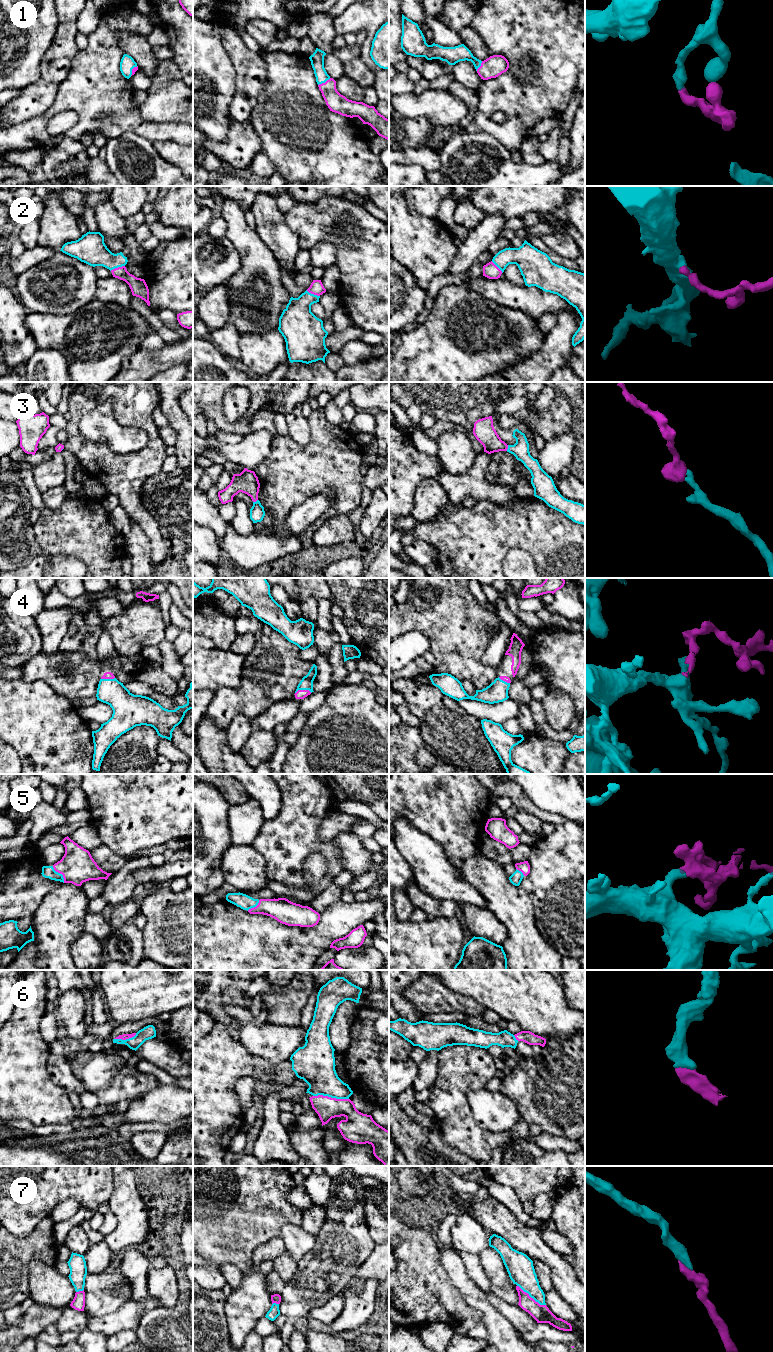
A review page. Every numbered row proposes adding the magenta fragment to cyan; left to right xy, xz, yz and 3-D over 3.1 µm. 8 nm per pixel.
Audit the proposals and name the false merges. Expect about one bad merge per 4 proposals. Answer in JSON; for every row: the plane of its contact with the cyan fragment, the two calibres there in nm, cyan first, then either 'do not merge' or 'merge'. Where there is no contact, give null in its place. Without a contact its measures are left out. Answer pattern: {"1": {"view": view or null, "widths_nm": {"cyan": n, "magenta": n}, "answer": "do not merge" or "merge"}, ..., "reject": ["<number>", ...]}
{"1": {"view": "xz", "widths_nm": {"cyan": 110, "magenta": 150}, "answer": "merge"}, "2": {"view": "xy", "widths_nm": {"cyan": 220, "magenta": 140}, "answer": "merge"}, "3": {"view": "yz", "widths_nm": {"cyan": 140, "magenta": 170}, "answer": "merge"}, "4": {"view": "xz", "widths_nm": {"cyan": 100, "magenta": 80}, "answer": "merge"}, "5": {"view": "xy", "widths_nm": {"cyan": 100, "magenta": 280}, "answer": "merge"}, "6": {"view": "xz", "widths_nm": {"cyan": 280, "magenta": 180}, "answer": "merge"}, "7": {"view": "yz", "widths_nm": {"cyan": 220, "magenta": 140}, "answer": "merge"}, "reject": []}

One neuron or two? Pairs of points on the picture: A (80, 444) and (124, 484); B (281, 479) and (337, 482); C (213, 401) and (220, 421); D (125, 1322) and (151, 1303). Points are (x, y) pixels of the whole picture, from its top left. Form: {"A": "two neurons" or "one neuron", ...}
{"A": "one neuron", "B": "one neuron", "C": "one neuron", "D": "one neuron"}

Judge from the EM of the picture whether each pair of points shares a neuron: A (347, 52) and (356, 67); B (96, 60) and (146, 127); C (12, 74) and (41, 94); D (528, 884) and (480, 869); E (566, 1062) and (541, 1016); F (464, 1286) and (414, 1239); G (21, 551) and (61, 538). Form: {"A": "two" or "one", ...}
{"A": "two", "B": "one", "C": "two", "D": "two", "E": "two", "F": "two", "G": "two"}

